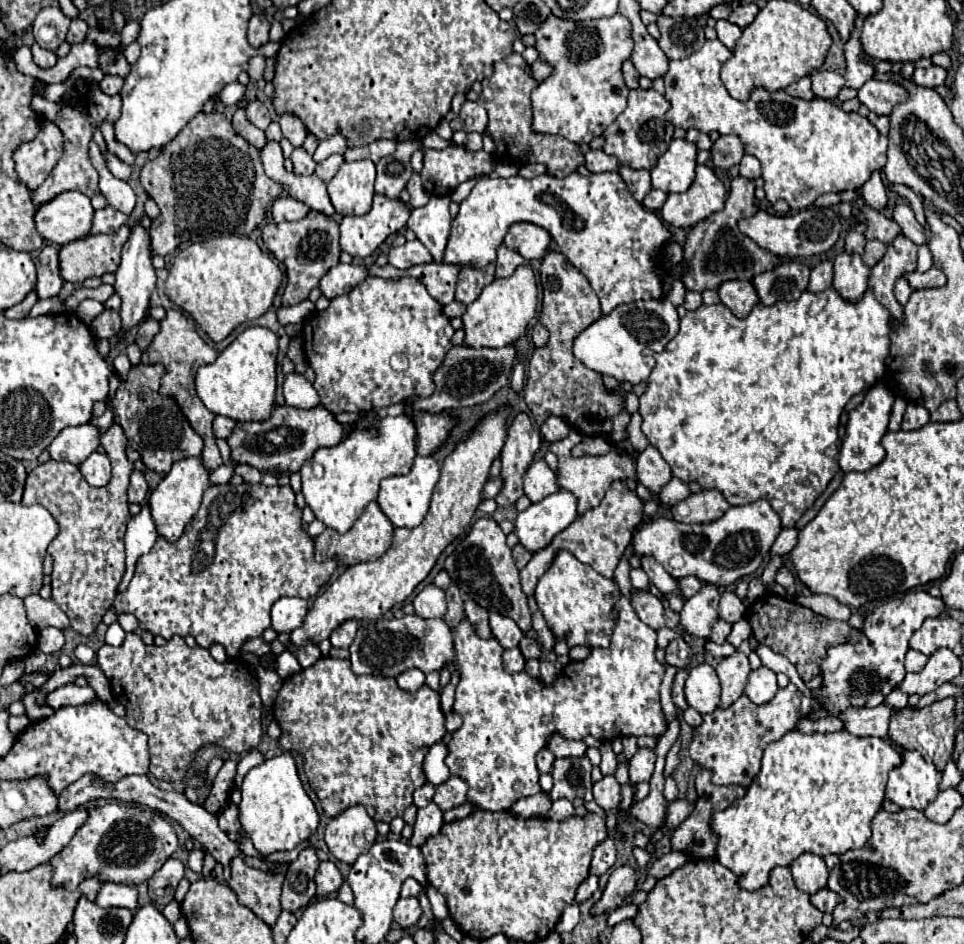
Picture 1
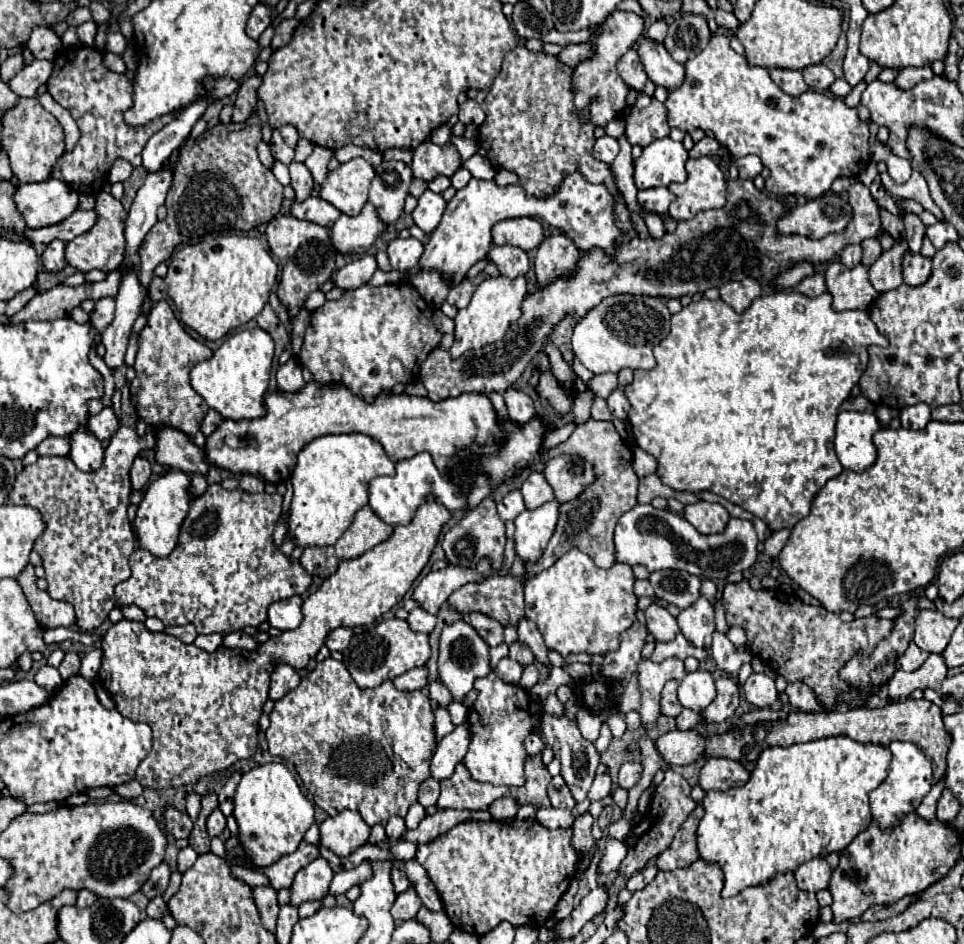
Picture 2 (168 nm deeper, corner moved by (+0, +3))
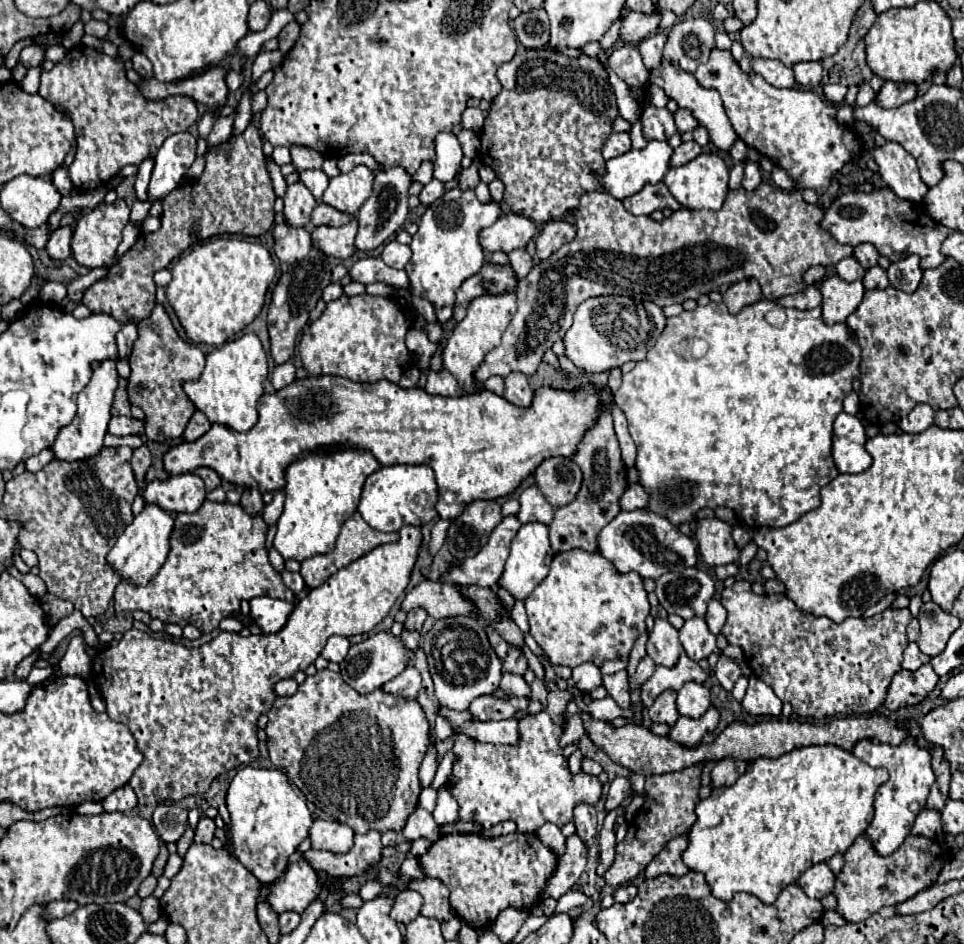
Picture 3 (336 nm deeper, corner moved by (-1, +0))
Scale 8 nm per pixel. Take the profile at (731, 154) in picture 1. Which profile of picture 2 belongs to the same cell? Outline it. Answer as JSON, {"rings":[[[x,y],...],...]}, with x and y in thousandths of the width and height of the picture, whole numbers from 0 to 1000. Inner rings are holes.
{"rings":[[[728,145],[724,151],[720,151],[720,156],[714,160],[714,164],[718,168],[722,166],[728,166],[728,164],[753,164],[755,160],[749,158],[749,154],[743,149],[743,147],[737,147],[737,145]]]}

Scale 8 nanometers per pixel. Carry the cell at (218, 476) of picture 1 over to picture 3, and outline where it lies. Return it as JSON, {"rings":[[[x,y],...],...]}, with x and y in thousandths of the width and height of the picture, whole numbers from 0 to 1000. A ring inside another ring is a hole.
{"rings":[[[184,502],[173,508],[159,508],[146,519],[152,534],[165,534],[173,542],[202,542],[213,530],[213,515],[204,502]]]}

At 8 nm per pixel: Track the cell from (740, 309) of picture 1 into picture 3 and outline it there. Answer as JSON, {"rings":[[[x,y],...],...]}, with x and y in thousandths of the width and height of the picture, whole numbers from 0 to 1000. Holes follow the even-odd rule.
{"rings":[[[783,297],[765,299],[762,303],[758,303],[758,305],[750,311],[750,320],[752,320],[752,324],[756,326],[758,333],[765,333],[771,324],[783,322],[783,320],[787,320],[789,316],[791,316],[791,314],[789,314],[789,305],[787,305],[787,299],[783,299]]]}

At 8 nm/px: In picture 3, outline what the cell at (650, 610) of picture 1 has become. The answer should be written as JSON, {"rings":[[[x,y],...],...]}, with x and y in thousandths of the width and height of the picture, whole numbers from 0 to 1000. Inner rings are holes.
{"rings":[[[679,655],[679,663],[673,672],[671,695],[675,695],[684,706],[698,706],[709,693],[709,684],[702,676],[702,667],[690,655]]]}

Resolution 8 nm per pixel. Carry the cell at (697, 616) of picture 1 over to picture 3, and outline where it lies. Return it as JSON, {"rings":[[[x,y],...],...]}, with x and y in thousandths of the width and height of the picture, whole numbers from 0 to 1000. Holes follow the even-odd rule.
{"rings":[[[719,653],[719,655],[711,657],[709,665],[704,667],[704,678],[706,678],[713,695],[721,701],[745,690],[742,672],[735,669],[729,653]]]}

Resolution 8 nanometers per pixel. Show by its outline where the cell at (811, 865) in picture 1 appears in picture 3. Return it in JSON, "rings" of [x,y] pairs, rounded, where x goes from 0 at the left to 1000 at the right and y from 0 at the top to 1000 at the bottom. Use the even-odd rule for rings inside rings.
{"rings":[[[850,913],[850,915],[843,915],[837,924],[833,924],[827,936],[833,941],[833,945],[839,951],[854,951],[864,945],[866,926],[860,922],[856,913]]]}

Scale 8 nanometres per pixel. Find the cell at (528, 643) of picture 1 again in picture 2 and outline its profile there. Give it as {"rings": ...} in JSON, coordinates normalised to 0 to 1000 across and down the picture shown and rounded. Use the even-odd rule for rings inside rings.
{"rings":[[[535,679],[535,681],[529,683],[529,694],[527,696],[533,698],[533,700],[537,700],[541,707],[554,702],[554,694],[552,694],[550,685],[546,685],[541,679]]]}

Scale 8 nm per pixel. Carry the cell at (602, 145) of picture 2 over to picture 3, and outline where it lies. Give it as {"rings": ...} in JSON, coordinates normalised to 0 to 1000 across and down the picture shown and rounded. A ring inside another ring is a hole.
{"rings":[[[644,140],[644,142],[634,142],[630,146],[630,150],[626,153],[623,161],[628,169],[634,169],[638,165],[644,165],[648,161],[655,159],[655,148],[652,148],[652,140]]]}

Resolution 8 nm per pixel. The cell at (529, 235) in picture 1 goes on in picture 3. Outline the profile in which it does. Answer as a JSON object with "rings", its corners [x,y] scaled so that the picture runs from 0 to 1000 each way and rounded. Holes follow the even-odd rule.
{"rings":[[[524,227],[511,239],[499,244],[497,256],[503,267],[520,265],[528,269],[536,263],[545,263],[557,246],[559,244],[551,231],[540,227]]]}

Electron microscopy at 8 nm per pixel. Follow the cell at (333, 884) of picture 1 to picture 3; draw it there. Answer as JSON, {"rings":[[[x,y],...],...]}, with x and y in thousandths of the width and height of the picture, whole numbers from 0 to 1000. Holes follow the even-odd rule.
{"rings":[[[316,911],[304,913],[296,926],[281,936],[277,956],[285,966],[304,964],[312,968],[333,945],[333,932],[325,917]]]}

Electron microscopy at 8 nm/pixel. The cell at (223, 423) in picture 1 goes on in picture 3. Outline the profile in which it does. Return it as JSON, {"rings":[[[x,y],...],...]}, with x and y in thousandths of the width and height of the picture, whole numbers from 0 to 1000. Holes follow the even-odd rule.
{"rings":[[[202,436],[200,443],[196,445],[192,458],[190,458],[190,464],[192,464],[194,468],[200,468],[200,466],[209,464],[217,453],[219,453],[219,447],[215,445],[215,441],[213,441],[211,436]]]}

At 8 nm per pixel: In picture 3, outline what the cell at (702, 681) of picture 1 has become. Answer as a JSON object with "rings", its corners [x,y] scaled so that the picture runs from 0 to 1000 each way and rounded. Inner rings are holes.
{"rings":[[[713,722],[702,735],[702,752],[706,758],[725,761],[738,748],[738,733],[729,725]]]}

